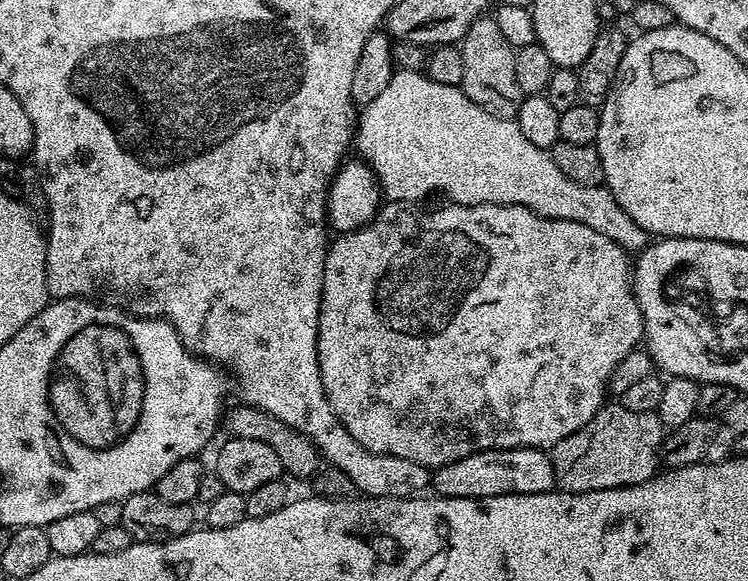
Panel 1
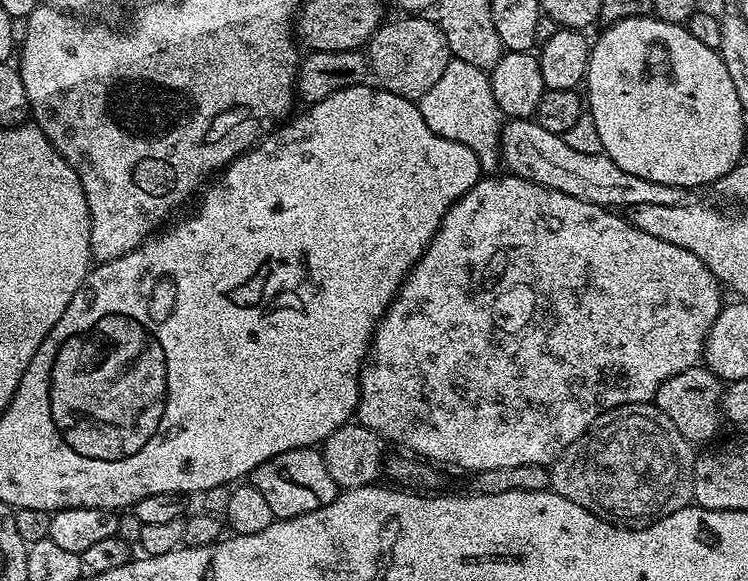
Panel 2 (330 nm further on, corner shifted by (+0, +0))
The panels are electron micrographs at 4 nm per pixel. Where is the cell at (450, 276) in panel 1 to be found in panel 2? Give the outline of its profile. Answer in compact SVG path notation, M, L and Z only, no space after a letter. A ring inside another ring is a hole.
M511 174L504 176L492 176L482 178L474 185L462 199L457 200L454 206L442 218L440 228L434 234L434 238L428 244L427 250L422 254L422 258L412 267L412 271L404 277L396 296L392 300L392 305L384 312L380 323L376 325L376 333L372 335L370 345L370 359L360 370L360 401L356 407L355 419L362 426L366 426L372 432L377 432L381 440L389 445L401 444L401 449L407 450L411 455L417 458L423 458L437 466L444 464L453 464L456 468L465 468L468 474L485 472L486 470L498 470L498 466L530 466L531 464L551 465L553 460L559 458L562 450L570 446L585 432L593 422L601 416L603 412L609 412L611 408L620 408L623 404L642 404L651 401L656 395L658 386L666 382L666 378L674 378L674 374L682 374L682 370L695 368L701 363L704 354L704 343L708 341L708 332L714 326L714 322L720 316L722 299L720 300L720 290L722 284L716 279L710 269L702 262L702 258L694 258L690 250L682 250L682 246L674 246L670 242L662 242L654 238L654 234L646 234L632 225L631 219L624 220L619 211L609 210L591 204L582 202L578 198L570 198L570 194L562 194L558 190L550 190L541 184L530 182L526 178L518 178Z

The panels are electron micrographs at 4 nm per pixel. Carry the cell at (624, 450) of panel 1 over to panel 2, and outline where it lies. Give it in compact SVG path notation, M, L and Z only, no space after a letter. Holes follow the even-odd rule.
M655 403L623 404L620 408L611 408L609 412L603 412L577 440L570 442L570 446L566 446L566 450L562 450L558 459L552 461L550 465L550 488L562 498L570 498L570 502L582 506L582 510L590 510L590 514L594 514L606 522L619 524L621 528L648 528L654 522L674 514L674 510L682 510L693 503L692 491L694 490L694 462L696 457L697 453L694 451L692 441L682 438L682 434L678 434L678 426L674 426L674 422L670 422L670 418L666 418L666 414L659 412Z

